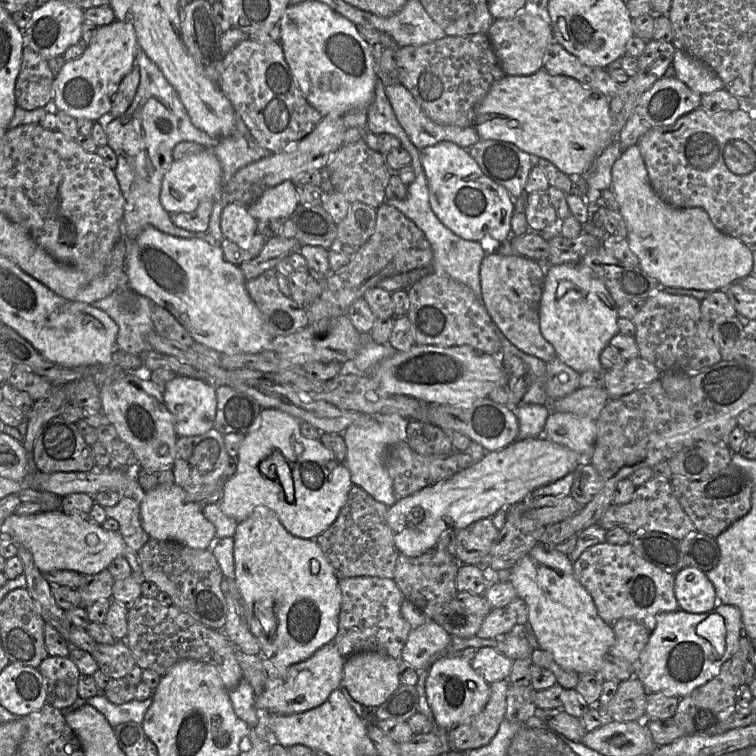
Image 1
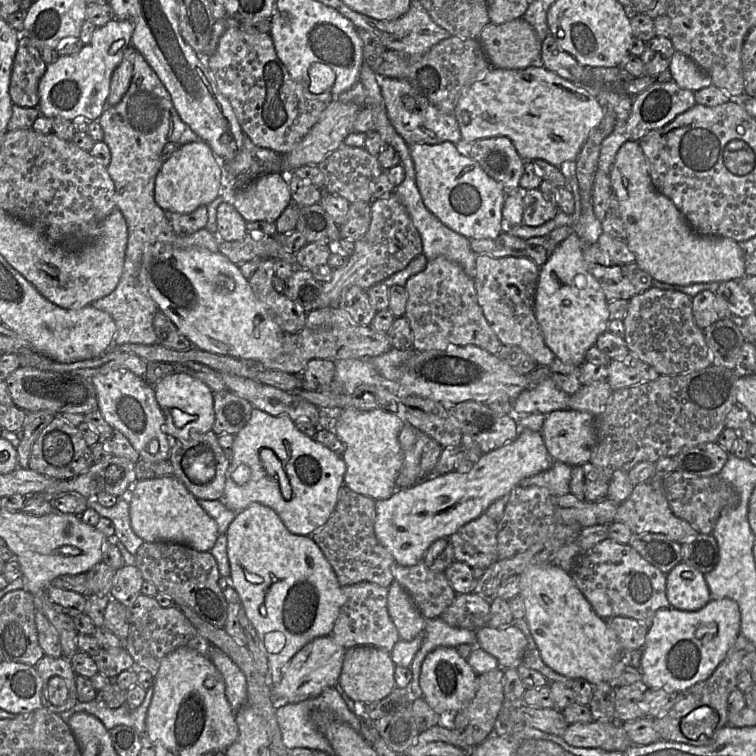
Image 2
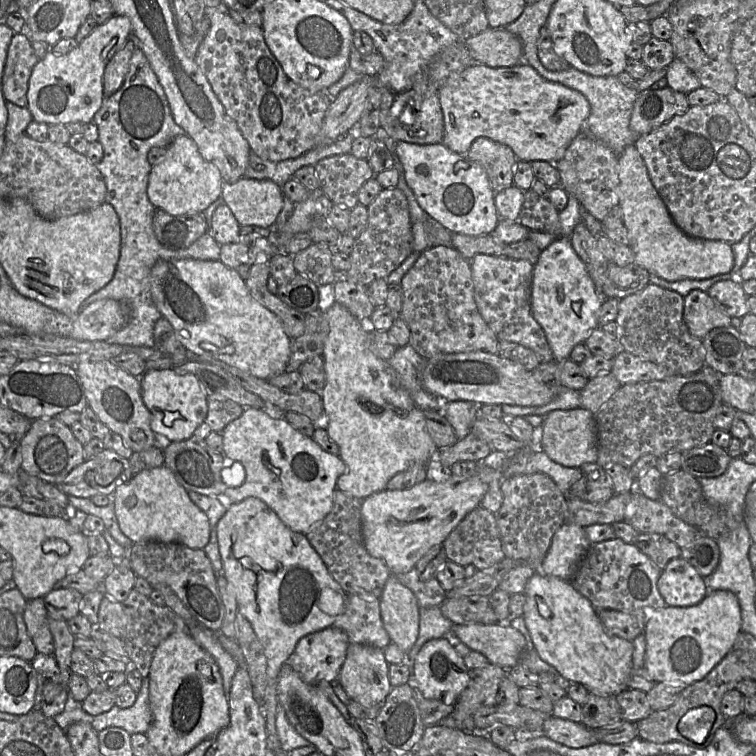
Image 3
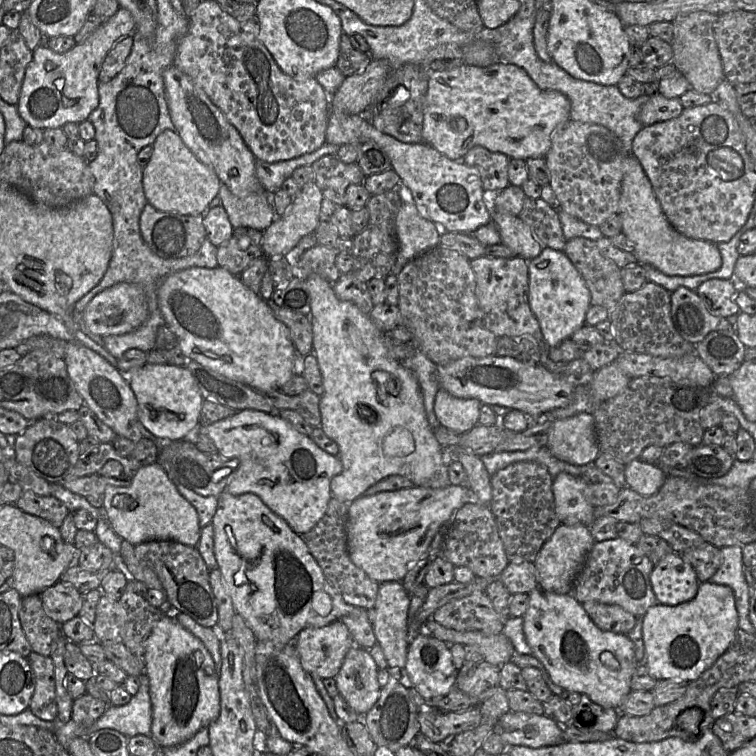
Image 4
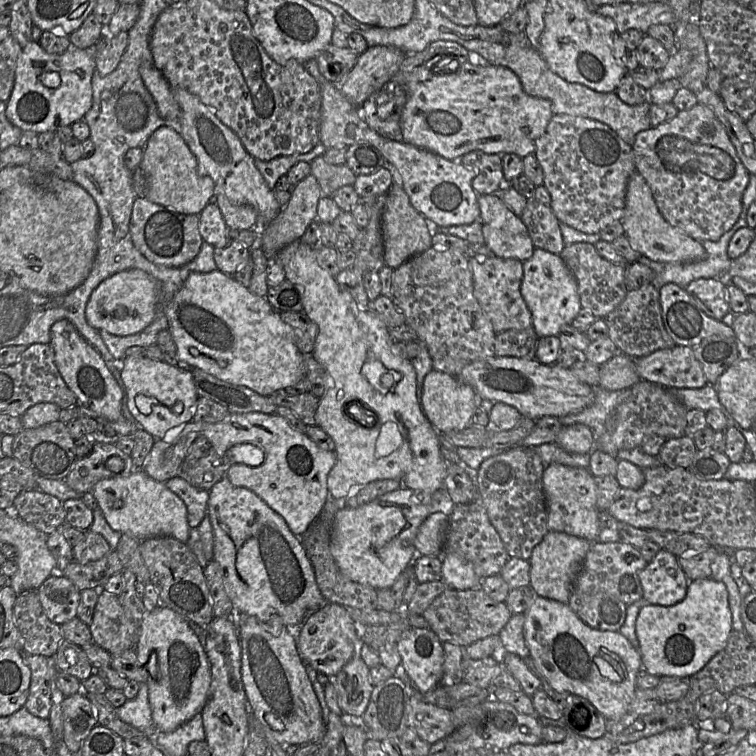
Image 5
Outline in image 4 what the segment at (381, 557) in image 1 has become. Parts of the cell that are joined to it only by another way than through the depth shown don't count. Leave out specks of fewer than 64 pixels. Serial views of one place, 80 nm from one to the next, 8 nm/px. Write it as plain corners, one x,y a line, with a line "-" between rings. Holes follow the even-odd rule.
332,497
322,519
307,533
300,535
310,553
321,567
325,578
350,605
372,609
375,605
380,583
371,579
350,559
347,547
346,522
349,503

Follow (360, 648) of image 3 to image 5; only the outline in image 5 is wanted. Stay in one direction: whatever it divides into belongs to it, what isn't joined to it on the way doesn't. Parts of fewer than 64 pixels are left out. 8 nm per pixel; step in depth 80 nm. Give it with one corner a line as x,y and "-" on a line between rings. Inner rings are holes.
354,655
337,675
330,677
344,714
364,714
374,688
369,673
370,668
365,662

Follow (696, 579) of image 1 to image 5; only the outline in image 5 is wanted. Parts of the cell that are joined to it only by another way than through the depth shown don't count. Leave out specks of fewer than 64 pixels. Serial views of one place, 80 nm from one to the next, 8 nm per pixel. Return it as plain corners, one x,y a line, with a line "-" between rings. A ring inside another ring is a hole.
660,549
639,572
643,600
649,604
672,606
687,594
690,580
679,565
678,557

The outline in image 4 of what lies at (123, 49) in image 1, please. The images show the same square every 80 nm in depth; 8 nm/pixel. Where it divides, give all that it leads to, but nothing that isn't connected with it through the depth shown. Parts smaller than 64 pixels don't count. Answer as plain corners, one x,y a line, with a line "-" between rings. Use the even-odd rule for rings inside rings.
119,7
117,12
93,32
86,40
76,43
64,53
56,53
47,45
40,44
33,50
33,58
28,64
21,87
17,110
25,123
34,128
61,128
66,123
81,123
88,120
89,115
99,105
99,74
102,63
114,44
126,36
132,36
135,22
129,10

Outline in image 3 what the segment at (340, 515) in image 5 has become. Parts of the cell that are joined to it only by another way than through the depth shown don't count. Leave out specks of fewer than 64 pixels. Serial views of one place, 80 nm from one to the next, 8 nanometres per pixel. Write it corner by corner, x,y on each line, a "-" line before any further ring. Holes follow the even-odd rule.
479,474
451,477
443,482
426,480
405,490
384,490
362,500
361,519
368,553
381,559
392,575
407,573
434,546
441,545
459,522
480,506
487,491

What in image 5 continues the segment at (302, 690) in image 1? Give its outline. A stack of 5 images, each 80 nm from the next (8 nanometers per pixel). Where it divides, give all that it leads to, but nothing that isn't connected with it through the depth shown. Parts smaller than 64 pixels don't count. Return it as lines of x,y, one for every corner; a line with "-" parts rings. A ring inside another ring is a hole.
325,603
310,613
297,631
297,648
306,665
328,677
333,677
356,654
359,638
347,608
337,603

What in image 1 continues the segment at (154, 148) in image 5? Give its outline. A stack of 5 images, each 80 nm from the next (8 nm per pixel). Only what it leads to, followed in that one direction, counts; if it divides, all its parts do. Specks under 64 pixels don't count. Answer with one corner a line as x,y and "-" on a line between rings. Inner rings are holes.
213,148
189,154
175,160
165,173
160,192
160,202
170,214
192,212
206,199
219,199
223,190
222,168

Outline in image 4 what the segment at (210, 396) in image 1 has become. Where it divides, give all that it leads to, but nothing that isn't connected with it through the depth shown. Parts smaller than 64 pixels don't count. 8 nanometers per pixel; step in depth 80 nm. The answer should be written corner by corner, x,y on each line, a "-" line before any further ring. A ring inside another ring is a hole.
148,364
125,372
138,404
138,419
156,437
182,440
200,425
199,414
203,402
198,385
192,374
182,366

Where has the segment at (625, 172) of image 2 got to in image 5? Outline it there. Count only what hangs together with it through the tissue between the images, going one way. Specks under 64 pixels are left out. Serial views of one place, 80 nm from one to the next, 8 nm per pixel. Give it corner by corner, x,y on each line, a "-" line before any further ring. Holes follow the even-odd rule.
637,170
632,173
627,184
625,209
621,222
624,235
630,245
634,250
651,260
659,262
695,262
706,258
706,250
699,241
672,227
664,219
657,208
650,187

